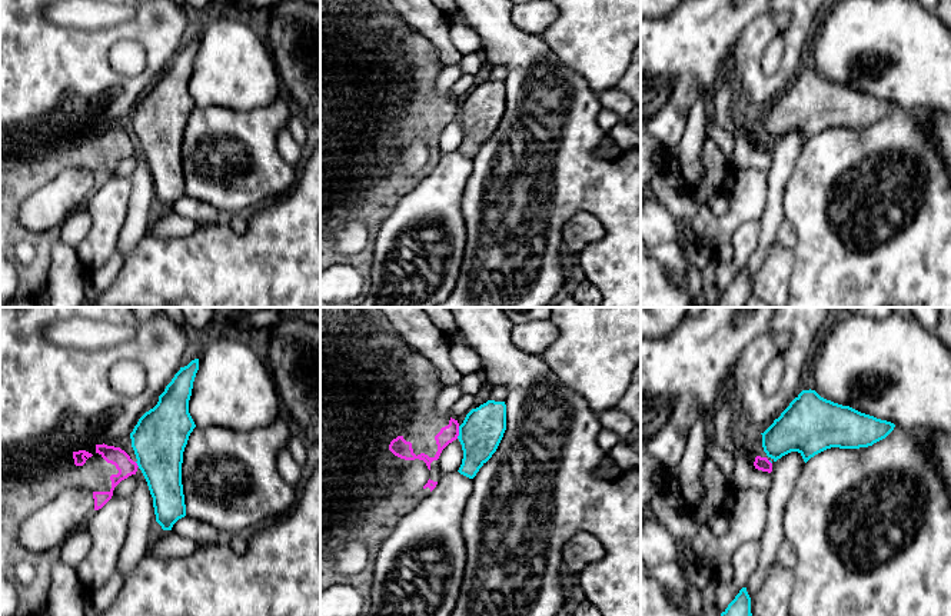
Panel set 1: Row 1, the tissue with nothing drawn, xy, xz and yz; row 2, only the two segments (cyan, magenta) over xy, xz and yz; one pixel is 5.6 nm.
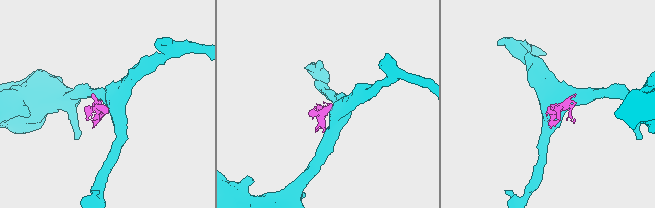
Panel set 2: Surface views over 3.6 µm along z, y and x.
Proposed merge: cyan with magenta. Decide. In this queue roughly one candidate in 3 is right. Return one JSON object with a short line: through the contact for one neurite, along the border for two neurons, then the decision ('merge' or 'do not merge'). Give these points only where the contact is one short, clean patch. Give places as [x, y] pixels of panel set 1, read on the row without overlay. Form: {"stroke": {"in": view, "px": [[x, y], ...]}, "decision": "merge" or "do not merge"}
{"decision": "do not merge"}

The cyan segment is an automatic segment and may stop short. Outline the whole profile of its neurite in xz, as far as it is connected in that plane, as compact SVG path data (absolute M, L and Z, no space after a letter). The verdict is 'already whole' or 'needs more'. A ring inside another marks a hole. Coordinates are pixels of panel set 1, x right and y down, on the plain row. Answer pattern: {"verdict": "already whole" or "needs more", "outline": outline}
{"verdict": "already whole", "outline": "M488 80L472 89L459 106L459 121L463 130L459 153L473 159L479 149L496 131L506 110L505 81Z"}

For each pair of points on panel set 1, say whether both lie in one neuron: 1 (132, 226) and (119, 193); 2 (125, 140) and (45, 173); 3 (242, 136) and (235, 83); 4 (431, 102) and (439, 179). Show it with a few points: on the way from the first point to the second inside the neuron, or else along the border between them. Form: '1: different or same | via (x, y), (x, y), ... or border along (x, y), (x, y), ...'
1: different | border along (129, 180), (129, 210), (117, 239), (117, 246)
2: same | via (105, 149), (65, 159)
3: different | border along (270, 103), (252, 109), (203, 109)
4: different | border along (442, 155), (438, 163), (415, 186)

